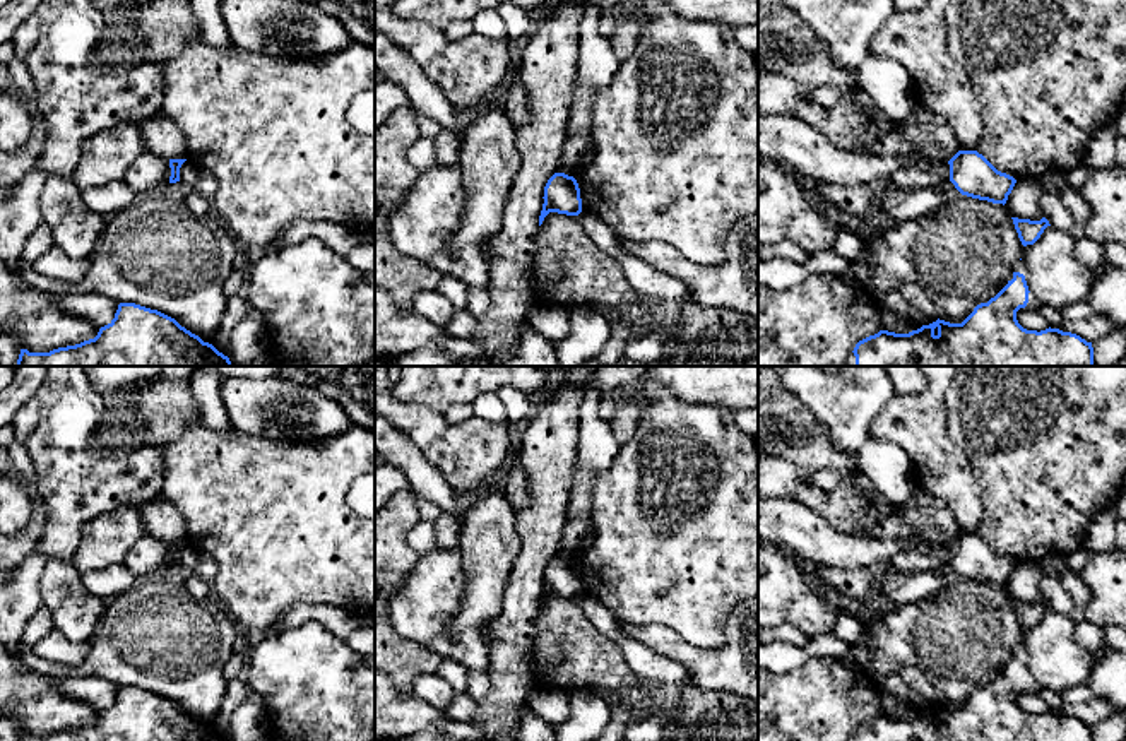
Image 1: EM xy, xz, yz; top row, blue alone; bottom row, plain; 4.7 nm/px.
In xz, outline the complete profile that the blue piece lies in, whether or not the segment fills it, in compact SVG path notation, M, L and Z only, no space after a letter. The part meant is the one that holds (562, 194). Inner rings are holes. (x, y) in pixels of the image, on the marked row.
M554 173L544 187L544 204L539 226L549 212L578 216L582 212L580 188L573 176Z

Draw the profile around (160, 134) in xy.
M157 111L140 127L140 137L145 151L164 159L188 159L187 139L176 123Z

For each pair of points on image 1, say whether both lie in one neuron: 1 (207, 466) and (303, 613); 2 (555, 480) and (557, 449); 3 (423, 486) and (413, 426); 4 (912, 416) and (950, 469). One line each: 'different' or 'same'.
1: different
2: same
3: different
4: same

